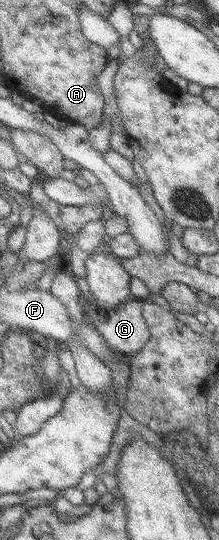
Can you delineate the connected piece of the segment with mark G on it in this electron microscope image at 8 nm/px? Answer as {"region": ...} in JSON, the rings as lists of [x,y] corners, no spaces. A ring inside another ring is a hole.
{"region":[[[135,298],[105,312],[95,328],[108,347],[124,358],[137,353],[150,338],[142,302]]]}

